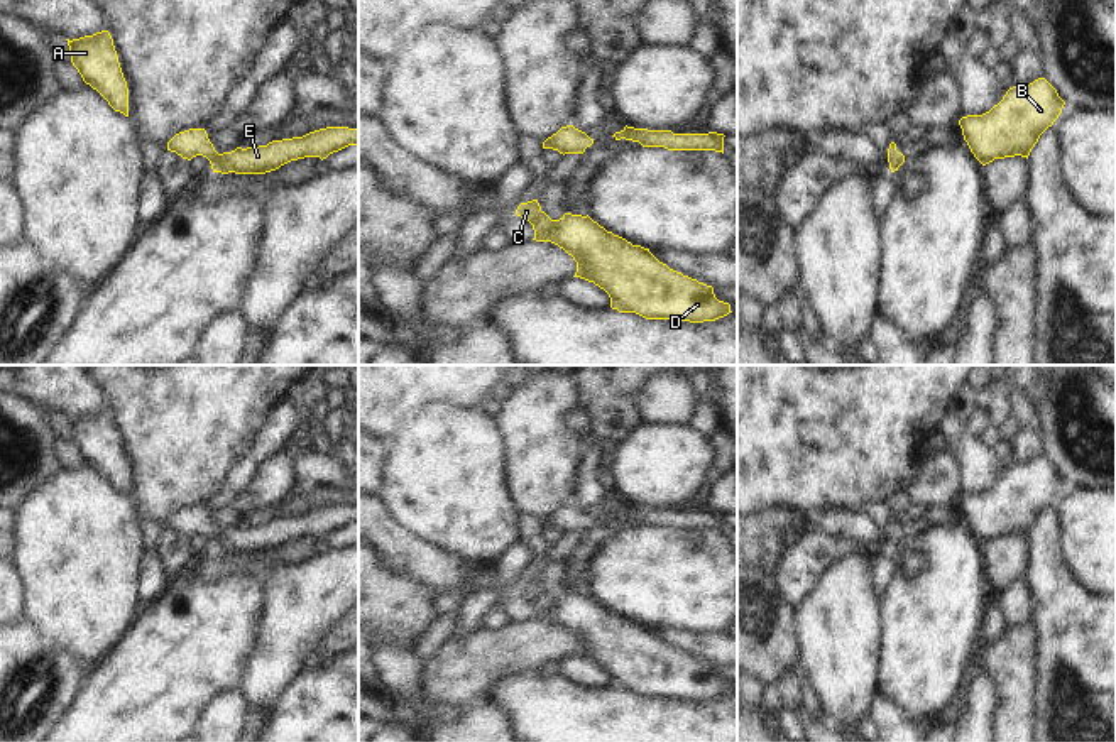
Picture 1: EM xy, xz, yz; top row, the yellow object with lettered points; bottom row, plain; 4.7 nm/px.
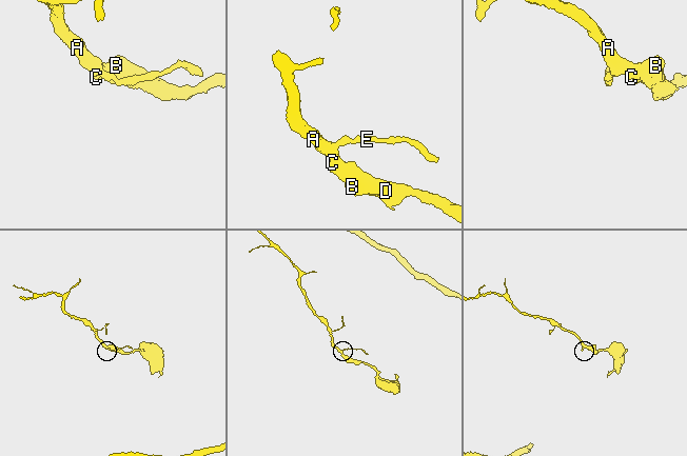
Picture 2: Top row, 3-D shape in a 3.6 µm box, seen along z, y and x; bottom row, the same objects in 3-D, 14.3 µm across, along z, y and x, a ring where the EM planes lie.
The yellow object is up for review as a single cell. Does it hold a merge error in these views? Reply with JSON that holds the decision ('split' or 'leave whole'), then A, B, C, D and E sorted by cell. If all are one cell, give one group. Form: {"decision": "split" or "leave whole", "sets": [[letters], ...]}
{"decision": "leave whole", "sets": [["A", "B", "C", "D", "E"]]}

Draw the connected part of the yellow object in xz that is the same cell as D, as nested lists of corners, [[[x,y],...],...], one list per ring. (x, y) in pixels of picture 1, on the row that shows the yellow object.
[[[538,199],[521,203],[516,215],[533,225],[533,240],[551,242],[572,255],[577,262],[573,277],[604,289],[619,313],[690,323],[732,313],[729,303],[715,297],[712,286],[670,269],[649,248],[607,232],[588,215],[565,213],[551,220]]]

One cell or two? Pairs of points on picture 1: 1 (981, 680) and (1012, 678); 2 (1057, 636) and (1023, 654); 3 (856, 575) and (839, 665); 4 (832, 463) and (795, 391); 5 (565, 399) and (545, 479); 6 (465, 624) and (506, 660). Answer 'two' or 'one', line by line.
1: two
2: two
3: one
4: one
5: one
6: two

